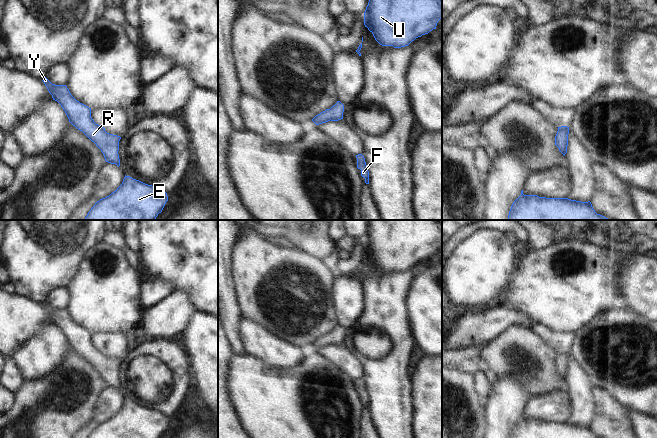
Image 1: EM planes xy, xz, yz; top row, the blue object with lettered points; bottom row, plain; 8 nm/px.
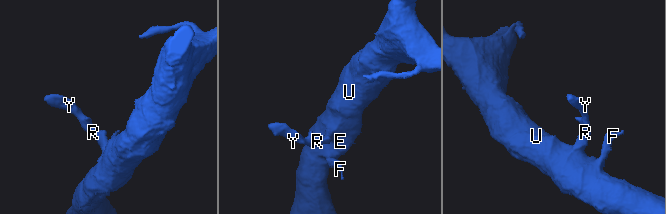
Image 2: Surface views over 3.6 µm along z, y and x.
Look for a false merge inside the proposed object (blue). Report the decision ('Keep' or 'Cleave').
Keep

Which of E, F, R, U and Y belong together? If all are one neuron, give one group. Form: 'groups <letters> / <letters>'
groups E F R U Y

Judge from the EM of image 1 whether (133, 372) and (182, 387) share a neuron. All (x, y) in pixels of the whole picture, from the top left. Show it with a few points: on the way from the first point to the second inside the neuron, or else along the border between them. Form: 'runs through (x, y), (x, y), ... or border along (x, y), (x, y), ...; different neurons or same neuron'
runs through (145, 374), (158, 374), (166, 382), (170, 382); same neuron

